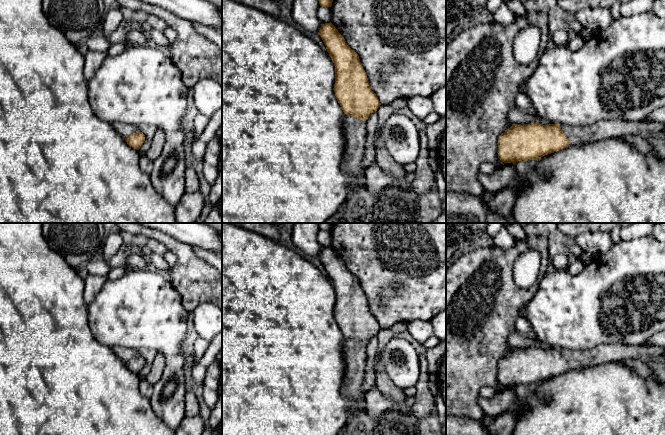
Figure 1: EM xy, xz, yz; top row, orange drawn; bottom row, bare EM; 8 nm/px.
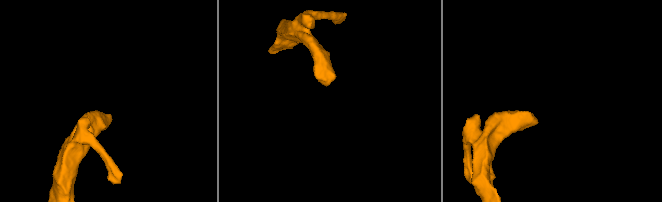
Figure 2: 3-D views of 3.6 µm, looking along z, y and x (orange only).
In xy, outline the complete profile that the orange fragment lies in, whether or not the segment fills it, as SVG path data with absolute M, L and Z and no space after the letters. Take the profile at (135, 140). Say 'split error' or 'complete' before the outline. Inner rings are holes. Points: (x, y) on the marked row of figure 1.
complete; M139 131L127 136L125 141L130 147L139 150L145 141L145 135Z

